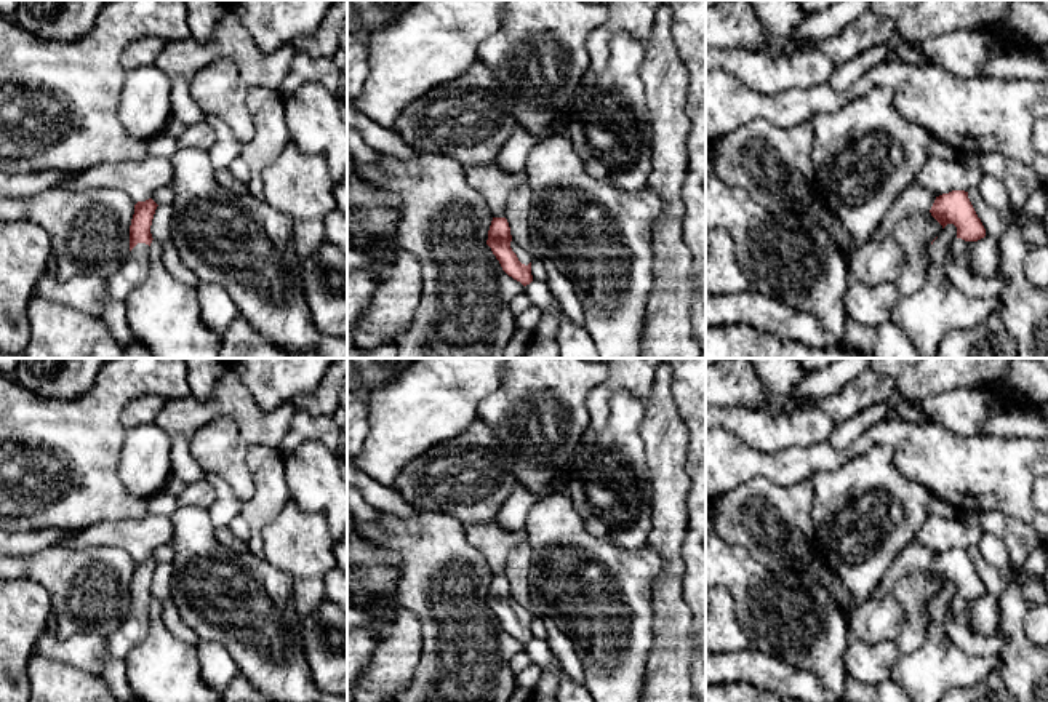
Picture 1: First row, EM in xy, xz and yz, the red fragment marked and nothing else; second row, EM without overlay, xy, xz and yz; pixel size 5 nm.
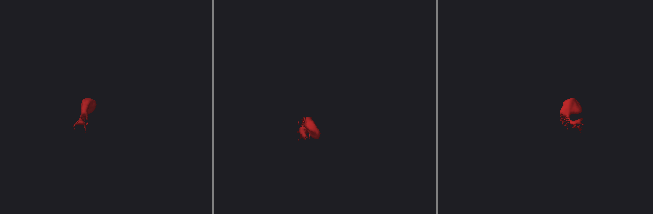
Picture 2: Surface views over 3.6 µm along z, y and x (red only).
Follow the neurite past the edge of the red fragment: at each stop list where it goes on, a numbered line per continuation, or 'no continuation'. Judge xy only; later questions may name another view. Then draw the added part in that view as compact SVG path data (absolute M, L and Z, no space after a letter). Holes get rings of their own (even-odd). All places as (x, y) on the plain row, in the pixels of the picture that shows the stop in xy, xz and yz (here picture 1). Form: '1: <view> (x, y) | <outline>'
1: xy (135, 627) | M138 601L122 624L107 636L109 654L125 659L149 635L149 603Z

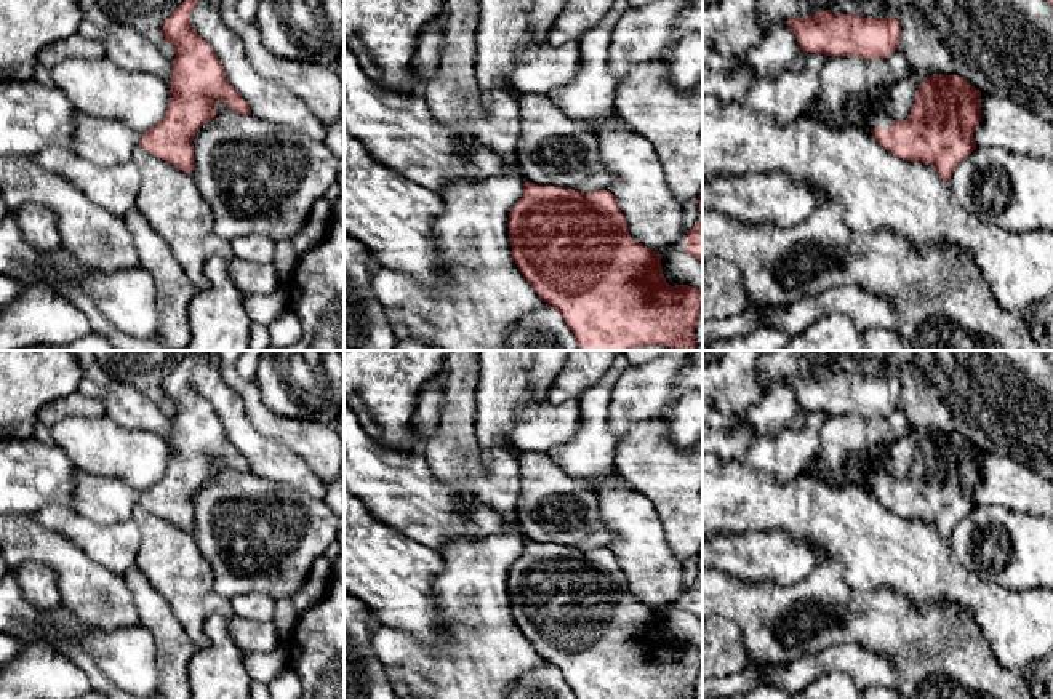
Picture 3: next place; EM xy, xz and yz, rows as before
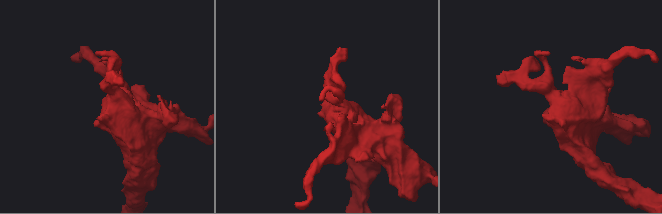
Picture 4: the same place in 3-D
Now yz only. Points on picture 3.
1: yz (879, 477) | M875 470L867 478L867 488L869 489L874 486L891 486L891 485L893 485L893 477L883 470Z

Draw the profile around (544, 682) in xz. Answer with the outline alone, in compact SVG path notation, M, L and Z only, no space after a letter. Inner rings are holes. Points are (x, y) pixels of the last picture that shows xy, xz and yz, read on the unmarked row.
M543 659L507 691L506 699L576 699L576 696L560 670Z

